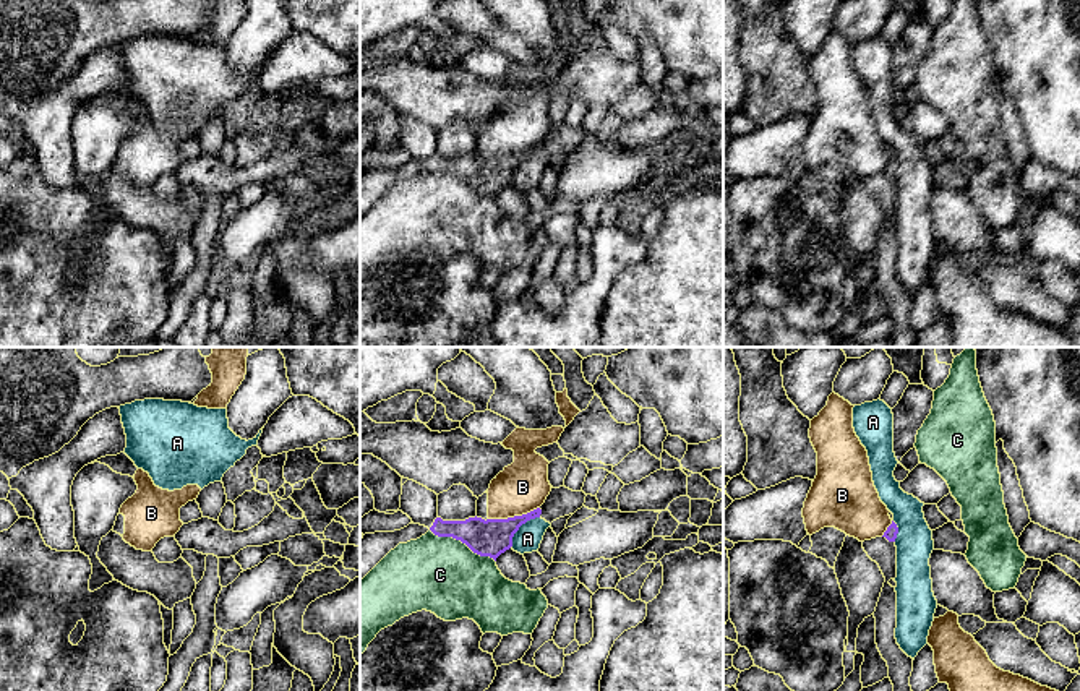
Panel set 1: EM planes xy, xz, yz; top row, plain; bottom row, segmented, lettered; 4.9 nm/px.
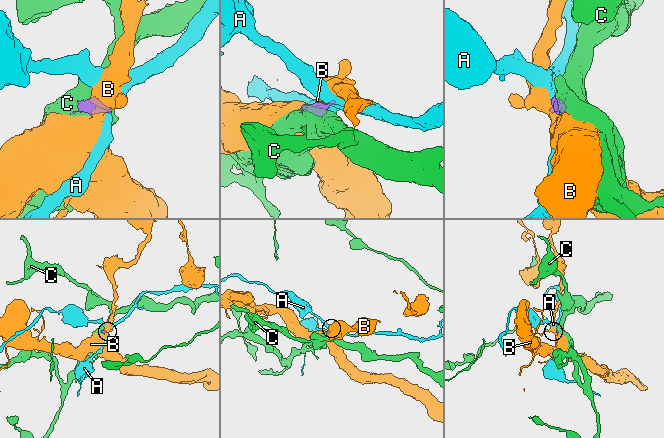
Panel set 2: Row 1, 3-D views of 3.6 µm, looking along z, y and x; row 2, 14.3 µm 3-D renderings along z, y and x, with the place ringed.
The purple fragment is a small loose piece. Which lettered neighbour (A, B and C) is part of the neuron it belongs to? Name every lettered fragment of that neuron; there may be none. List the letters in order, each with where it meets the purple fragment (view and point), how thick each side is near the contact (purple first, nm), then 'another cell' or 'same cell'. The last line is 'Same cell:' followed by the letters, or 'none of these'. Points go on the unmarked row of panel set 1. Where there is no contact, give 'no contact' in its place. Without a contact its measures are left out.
A: contact xz (519, 163); calibres 190 and 140 nm; another cell
B: contact xz (514, 153); calibres 190 and 260 nm; another cell
C: contact xz (462, 179); calibres 190 and 380 nm; another cell
Same cell: none of these

